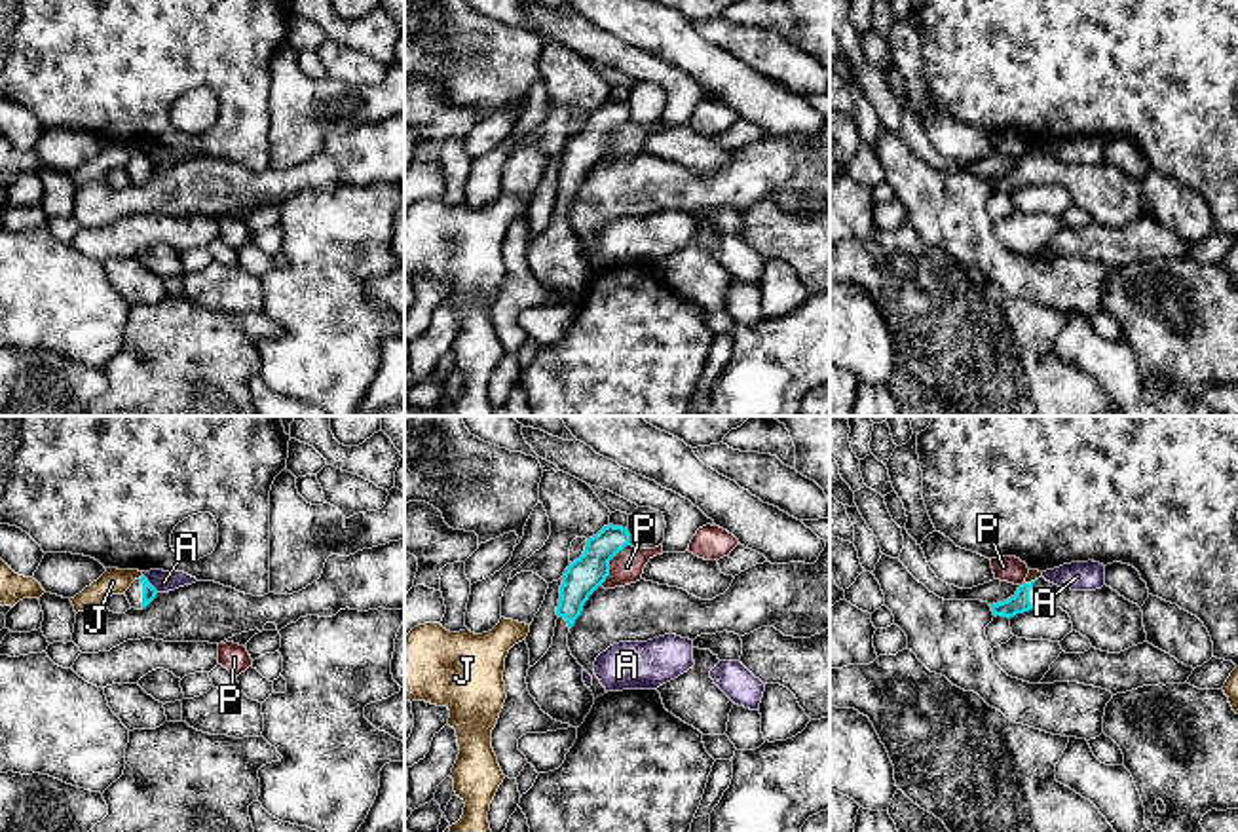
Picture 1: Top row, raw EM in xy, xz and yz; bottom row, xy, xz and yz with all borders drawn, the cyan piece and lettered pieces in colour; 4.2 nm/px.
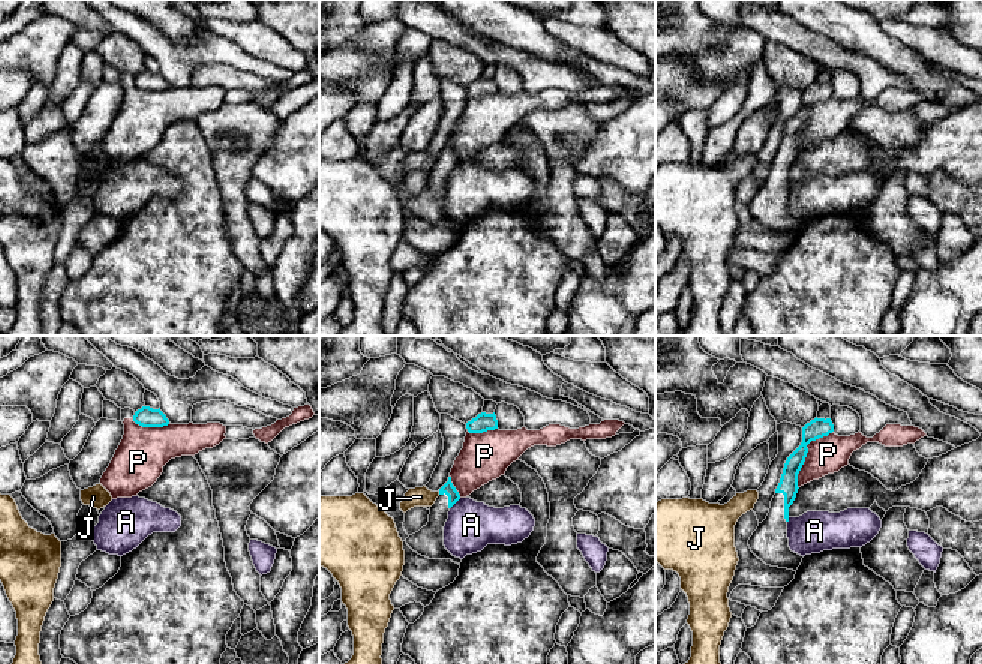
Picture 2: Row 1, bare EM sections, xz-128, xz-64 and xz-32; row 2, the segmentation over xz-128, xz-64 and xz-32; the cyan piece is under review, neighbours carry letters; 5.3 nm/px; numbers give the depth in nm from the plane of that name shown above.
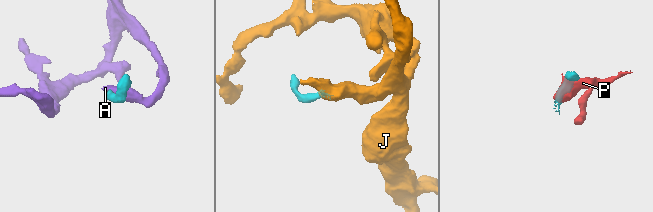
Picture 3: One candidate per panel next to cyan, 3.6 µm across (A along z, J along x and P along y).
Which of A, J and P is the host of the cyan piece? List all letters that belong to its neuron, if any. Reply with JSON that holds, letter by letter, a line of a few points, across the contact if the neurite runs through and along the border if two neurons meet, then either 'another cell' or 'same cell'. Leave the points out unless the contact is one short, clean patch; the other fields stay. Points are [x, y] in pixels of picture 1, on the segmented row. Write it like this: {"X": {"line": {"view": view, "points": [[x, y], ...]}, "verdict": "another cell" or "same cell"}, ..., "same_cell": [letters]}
{"A": {"line": {"view": "xy", "points": [[143, 574], [158, 591]]}, "verdict": "another cell"}, "J": {"line": {"view": "yz", "points": [[1035, 578], [1026, 584]]}, "verdict": "another cell"}, "P": {"verdict": "another cell"}, "same_cell": []}

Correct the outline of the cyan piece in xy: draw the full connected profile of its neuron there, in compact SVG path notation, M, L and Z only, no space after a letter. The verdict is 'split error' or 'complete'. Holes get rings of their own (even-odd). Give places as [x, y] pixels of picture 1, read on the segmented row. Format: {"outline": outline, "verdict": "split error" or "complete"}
{"outline": "M144 576L135 579L131 587L125 591L125 596L135 610L146 608L154 598L158 591L148 583Z", "verdict": "split error"}

